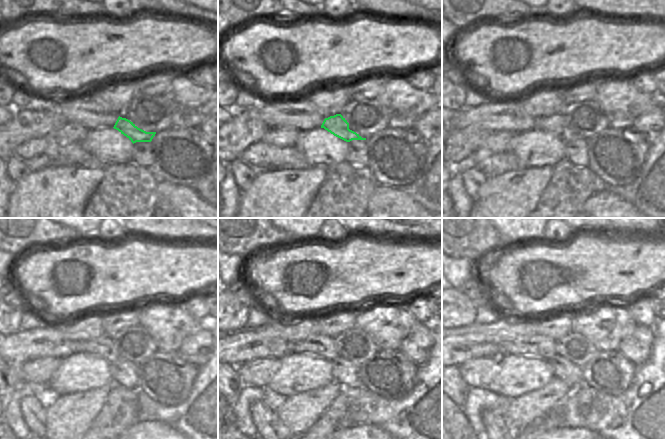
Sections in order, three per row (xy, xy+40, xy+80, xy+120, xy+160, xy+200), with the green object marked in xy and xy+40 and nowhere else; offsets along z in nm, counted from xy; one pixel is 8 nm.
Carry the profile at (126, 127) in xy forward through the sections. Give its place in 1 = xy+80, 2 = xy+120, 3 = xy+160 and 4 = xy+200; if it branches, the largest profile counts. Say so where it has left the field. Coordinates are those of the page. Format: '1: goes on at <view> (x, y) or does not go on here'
1: goes on at xy+80 (557, 124)
2: goes on at xy+120 (104, 346)
3: goes on at xy+160 (321, 345)
4: goes on at xy+200 (541, 346)

